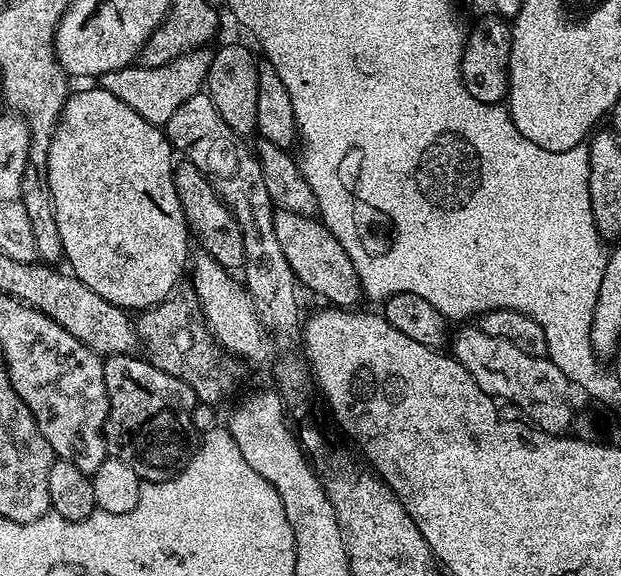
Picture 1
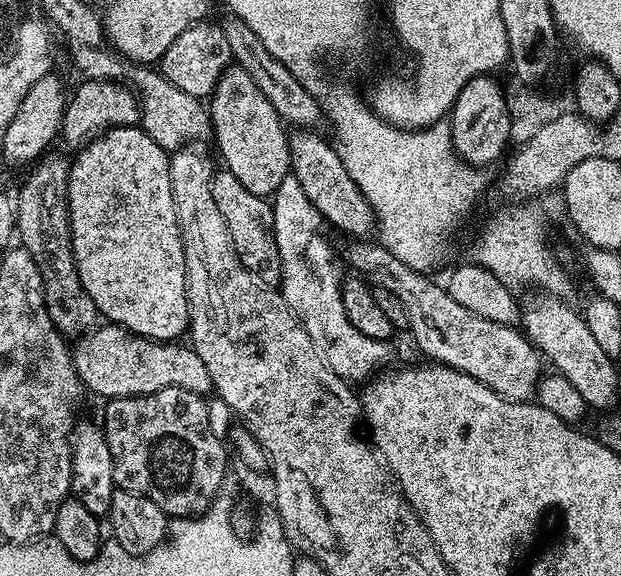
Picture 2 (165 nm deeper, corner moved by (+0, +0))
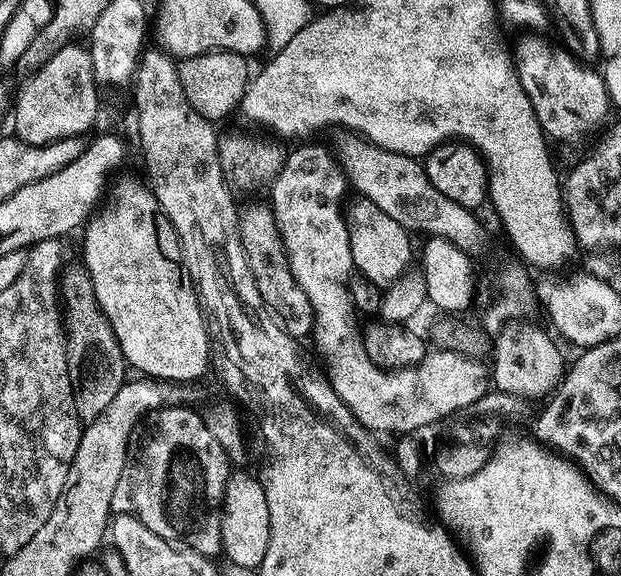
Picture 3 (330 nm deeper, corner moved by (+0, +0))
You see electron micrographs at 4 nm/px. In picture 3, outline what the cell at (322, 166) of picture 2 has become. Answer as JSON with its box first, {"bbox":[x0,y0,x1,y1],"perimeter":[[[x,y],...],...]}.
{"bbox":[346,199,412,286],"perimeter":[[[357,199],[357,204],[347,205],[346,223],[350,238],[350,254],[353,269],[359,275],[373,280],[381,286],[389,286],[409,269],[412,258],[412,240],[407,228],[402,227],[385,211],[380,210],[374,202],[367,199]]]}

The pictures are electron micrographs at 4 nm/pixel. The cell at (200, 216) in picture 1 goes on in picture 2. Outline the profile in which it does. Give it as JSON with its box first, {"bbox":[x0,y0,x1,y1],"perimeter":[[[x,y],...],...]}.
{"bbox":[212,170,280,286],"perimeter":[[[220,170],[212,177],[212,197],[218,202],[218,210],[228,224],[232,244],[236,247],[242,266],[260,277],[263,283],[272,286],[280,279],[278,242],[274,238],[274,214],[271,203],[265,197],[252,194],[242,186],[234,174]]]}

